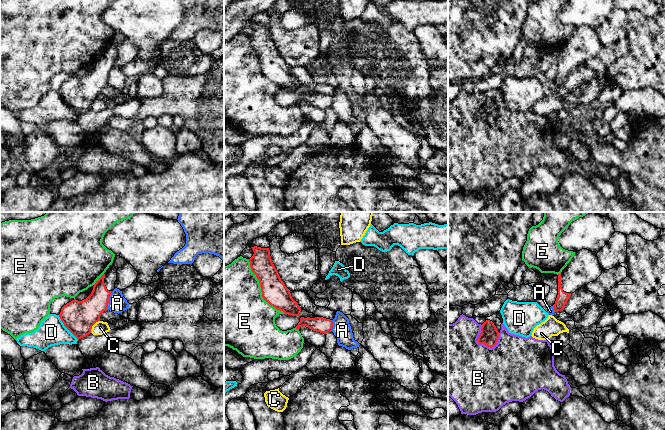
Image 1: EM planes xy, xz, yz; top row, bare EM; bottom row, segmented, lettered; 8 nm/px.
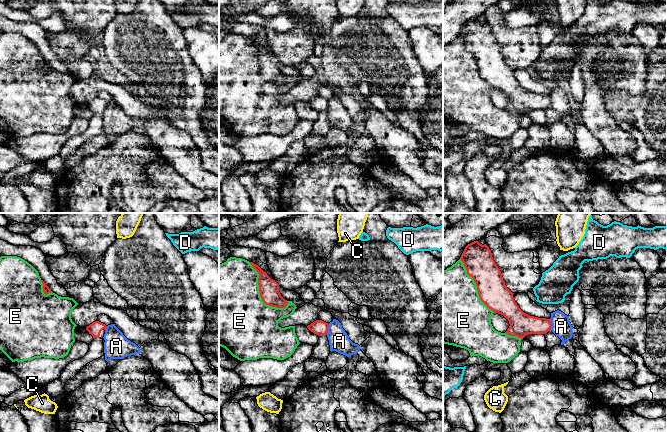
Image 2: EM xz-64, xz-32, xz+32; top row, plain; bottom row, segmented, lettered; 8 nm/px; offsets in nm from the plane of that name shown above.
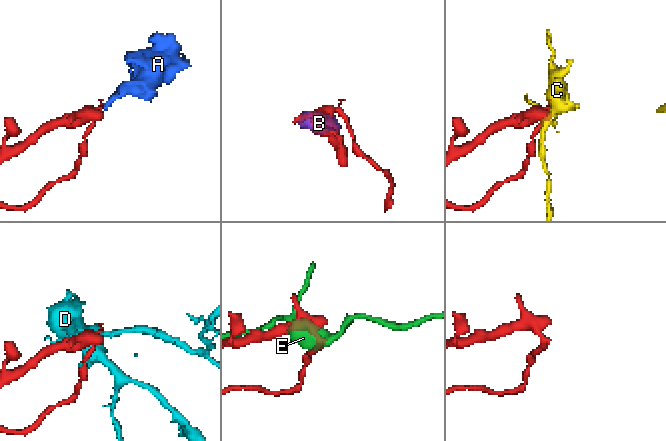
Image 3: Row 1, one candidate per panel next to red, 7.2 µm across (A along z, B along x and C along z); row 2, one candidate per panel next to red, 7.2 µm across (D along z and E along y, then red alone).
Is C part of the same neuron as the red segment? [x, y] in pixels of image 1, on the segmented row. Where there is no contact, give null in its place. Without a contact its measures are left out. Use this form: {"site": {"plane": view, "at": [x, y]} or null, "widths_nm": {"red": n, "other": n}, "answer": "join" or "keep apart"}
{"site": {"plane": "xy", "at": [92, 325]}, "widths_nm": {"red": 260, "other": 110}, "answer": "keep apart"}

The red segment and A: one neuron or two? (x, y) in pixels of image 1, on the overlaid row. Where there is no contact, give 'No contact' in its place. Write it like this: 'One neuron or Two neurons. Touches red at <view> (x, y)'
Two neurons. Touches red at xy (108, 300)

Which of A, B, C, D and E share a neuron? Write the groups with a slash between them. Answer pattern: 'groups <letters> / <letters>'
groups A / B / C / D / E

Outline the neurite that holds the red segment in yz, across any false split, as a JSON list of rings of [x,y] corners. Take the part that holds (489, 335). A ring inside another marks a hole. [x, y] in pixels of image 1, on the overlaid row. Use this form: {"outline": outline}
{"outline": [[[486,320],[481,327],[481,333],[477,339],[479,344],[487,345],[488,347],[494,347],[499,338],[499,332],[490,320]]]}

